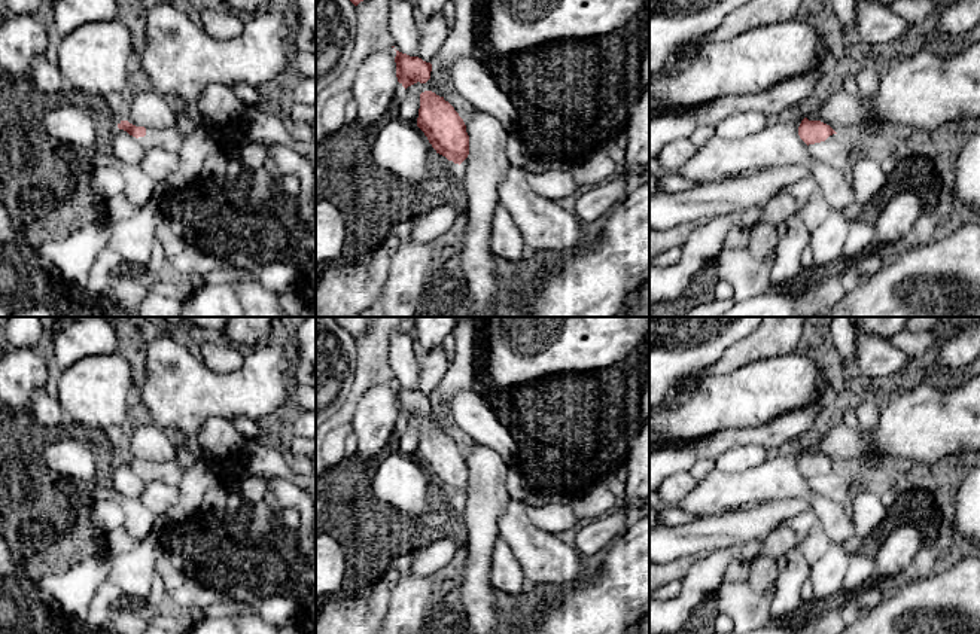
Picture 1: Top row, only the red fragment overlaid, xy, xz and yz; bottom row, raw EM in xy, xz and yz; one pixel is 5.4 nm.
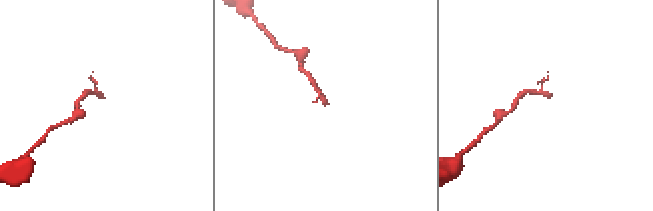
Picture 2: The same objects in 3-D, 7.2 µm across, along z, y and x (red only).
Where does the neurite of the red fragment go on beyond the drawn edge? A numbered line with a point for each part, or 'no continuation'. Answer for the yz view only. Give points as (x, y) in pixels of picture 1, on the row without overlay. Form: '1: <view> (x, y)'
no continuation

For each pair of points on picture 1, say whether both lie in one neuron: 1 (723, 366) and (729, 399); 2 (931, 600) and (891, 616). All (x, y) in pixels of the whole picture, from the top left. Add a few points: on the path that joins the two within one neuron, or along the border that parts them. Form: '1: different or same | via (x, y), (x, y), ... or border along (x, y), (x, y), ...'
1: different | border along (757, 359), (727, 372), (702, 374)
2: same | via (921, 606), (901, 612)

